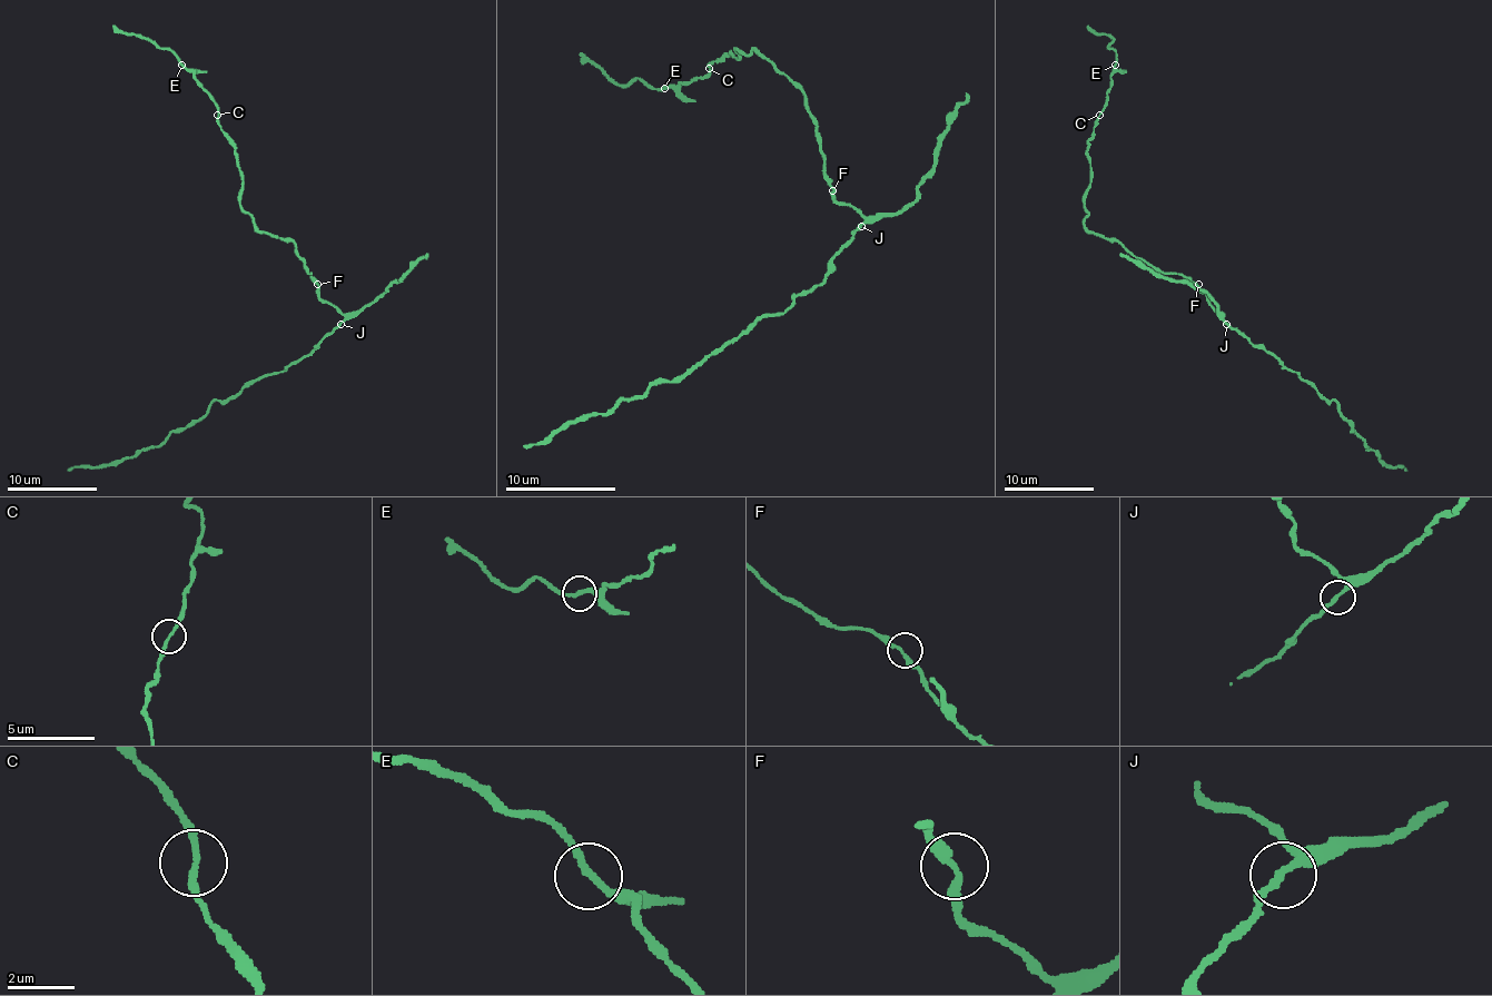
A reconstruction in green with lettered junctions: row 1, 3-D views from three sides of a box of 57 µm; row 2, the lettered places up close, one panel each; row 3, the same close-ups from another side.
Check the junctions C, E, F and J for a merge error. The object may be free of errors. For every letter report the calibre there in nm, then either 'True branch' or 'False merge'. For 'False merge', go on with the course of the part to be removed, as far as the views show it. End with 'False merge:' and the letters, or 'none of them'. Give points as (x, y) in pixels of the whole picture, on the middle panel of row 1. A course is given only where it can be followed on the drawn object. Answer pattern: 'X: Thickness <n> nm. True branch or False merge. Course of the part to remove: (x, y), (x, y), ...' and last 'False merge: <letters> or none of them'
C: Thickness 180 nm. True branch
E: Thickness 220 nm. True branch
F: Thickness 200 nm. True branch
J: Thickness 220 nm. True branch
False merge: none of them

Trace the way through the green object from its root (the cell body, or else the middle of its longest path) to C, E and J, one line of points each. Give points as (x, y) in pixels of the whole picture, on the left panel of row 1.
C: (317, 286), (297, 255), (295, 244), (262, 233), (241, 208), (241, 170), (235, 144), (221, 129), (217, 114)
E: (317, 286), (295, 244), (262, 233), (241, 208), (241, 170), (235, 144), (219, 125), (213, 96), (181, 65)
J: (317, 286), (317, 295), (344, 317), (339, 324)

